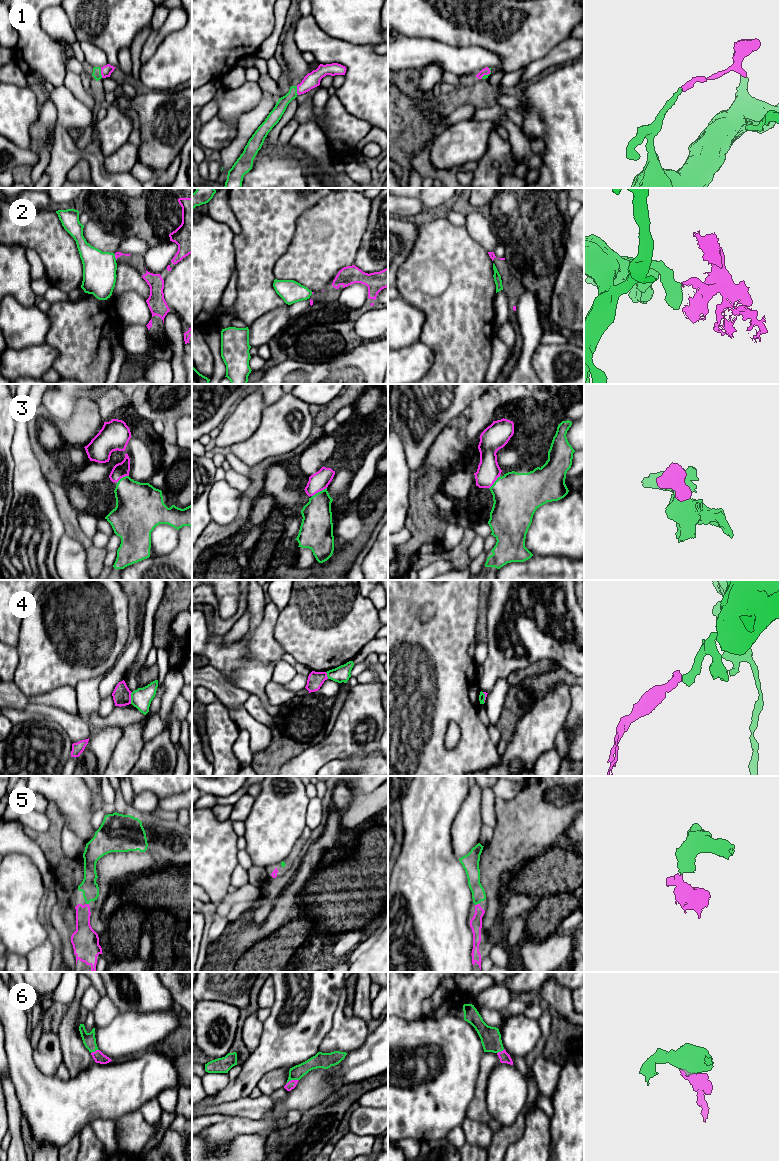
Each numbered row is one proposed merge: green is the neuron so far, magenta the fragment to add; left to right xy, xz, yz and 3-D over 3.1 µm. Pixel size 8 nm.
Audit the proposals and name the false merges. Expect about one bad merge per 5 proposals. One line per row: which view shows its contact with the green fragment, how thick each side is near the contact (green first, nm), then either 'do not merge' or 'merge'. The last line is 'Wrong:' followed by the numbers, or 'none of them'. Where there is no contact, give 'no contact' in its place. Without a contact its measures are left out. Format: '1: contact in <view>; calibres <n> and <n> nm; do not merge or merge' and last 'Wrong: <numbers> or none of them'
1: contact in xy; calibres 70 and 90 nm; merge
2: contact in xy; calibres 280 and 50 nm; do not merge
3: contact in xz; calibres 240 and 150 nm; merge
4: contact in xy; calibres 160 and 140 nm; do not merge
5: contact in yz; calibres 110 and 100 nm; merge
6: contact in xz; calibres 110 and 70 nm; merge
Wrong: 2, 4

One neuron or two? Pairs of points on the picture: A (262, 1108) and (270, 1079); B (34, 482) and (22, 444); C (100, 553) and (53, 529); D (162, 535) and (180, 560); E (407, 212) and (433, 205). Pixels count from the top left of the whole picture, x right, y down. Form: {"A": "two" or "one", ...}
{"A": "two", "B": "one", "C": "two", "D": "two", "E": "one"}

